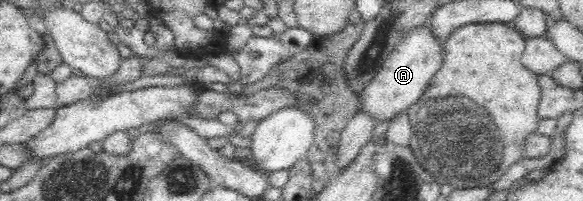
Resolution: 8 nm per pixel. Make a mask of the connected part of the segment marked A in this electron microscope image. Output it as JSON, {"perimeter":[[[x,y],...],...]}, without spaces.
{"perimeter":[[[426,23],[413,27],[402,36],[384,61],[382,69],[359,94],[358,111],[368,113],[377,125],[384,121],[392,121],[398,114],[419,101],[430,79],[440,71],[442,61],[444,61],[443,41],[434,36],[434,32],[426,26]]]}

